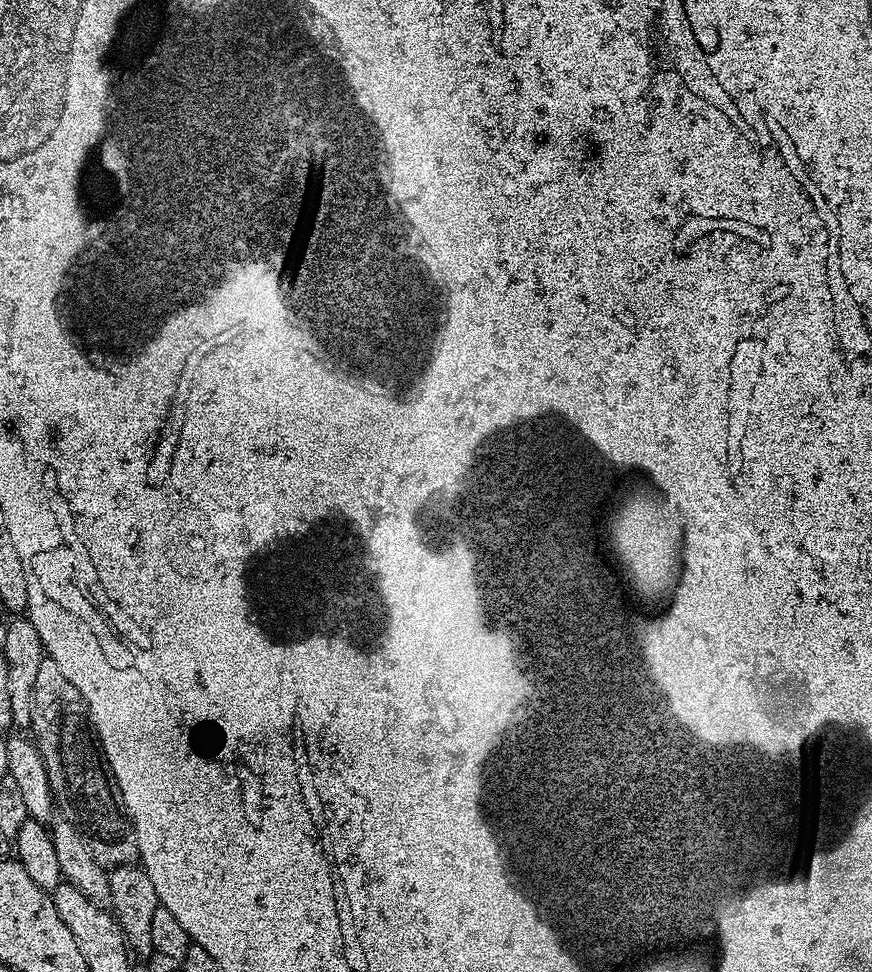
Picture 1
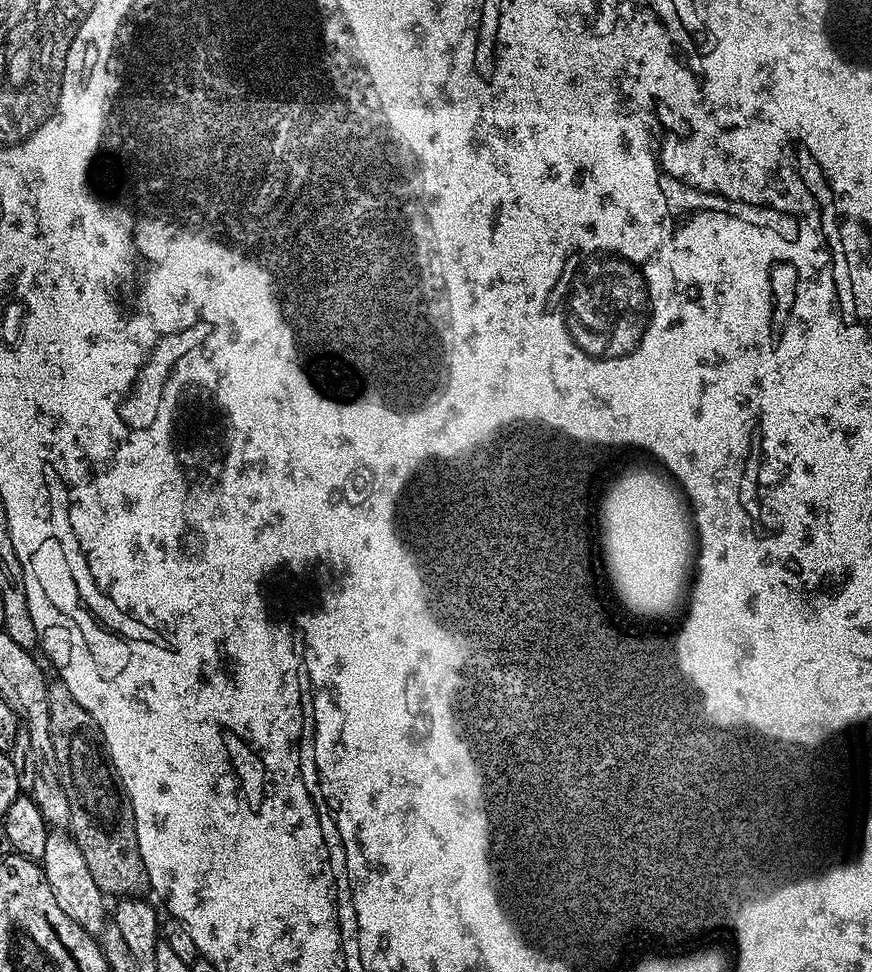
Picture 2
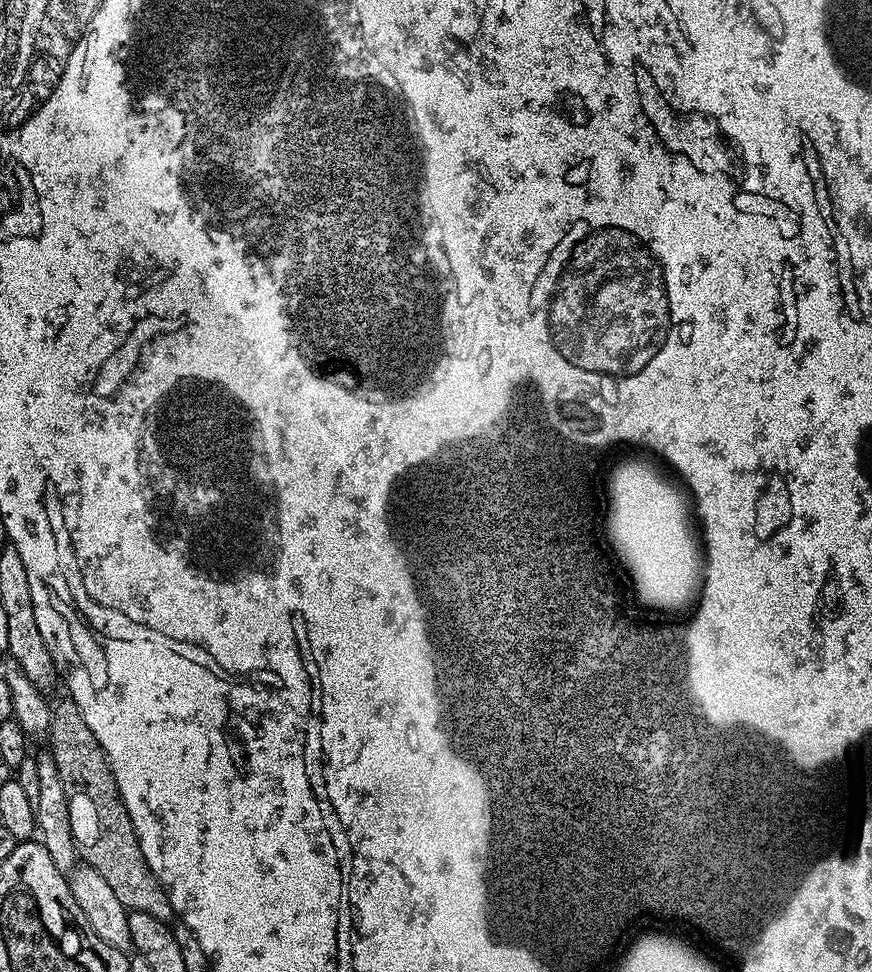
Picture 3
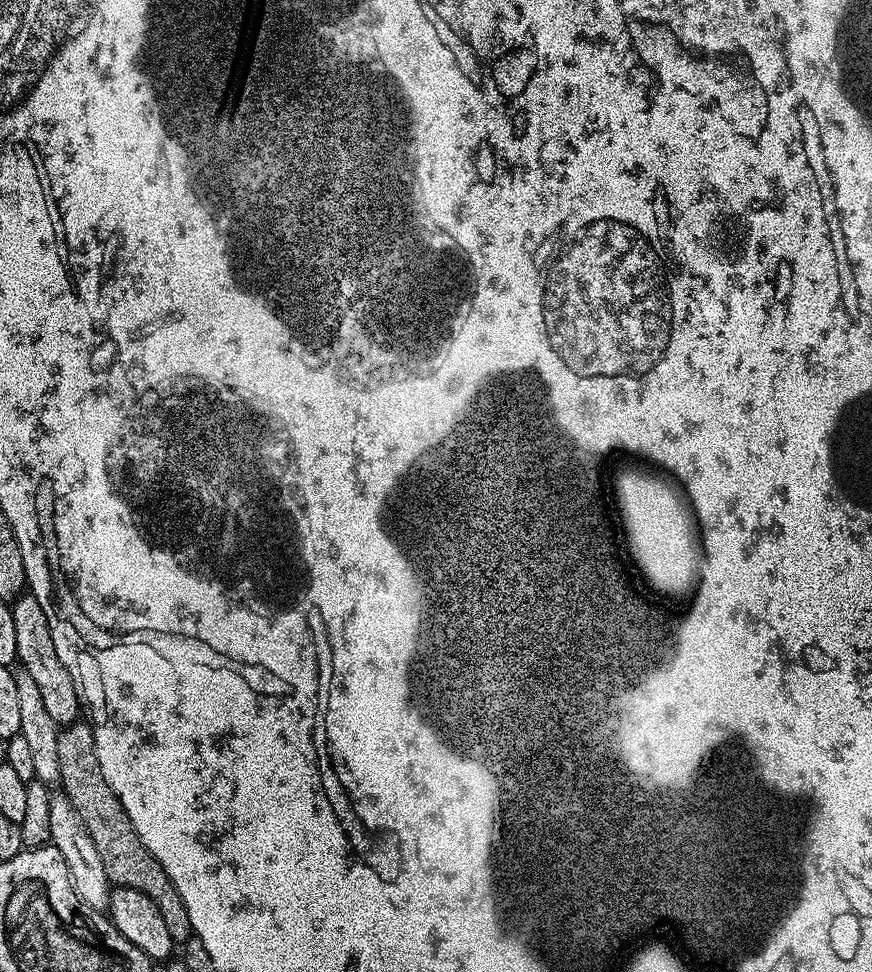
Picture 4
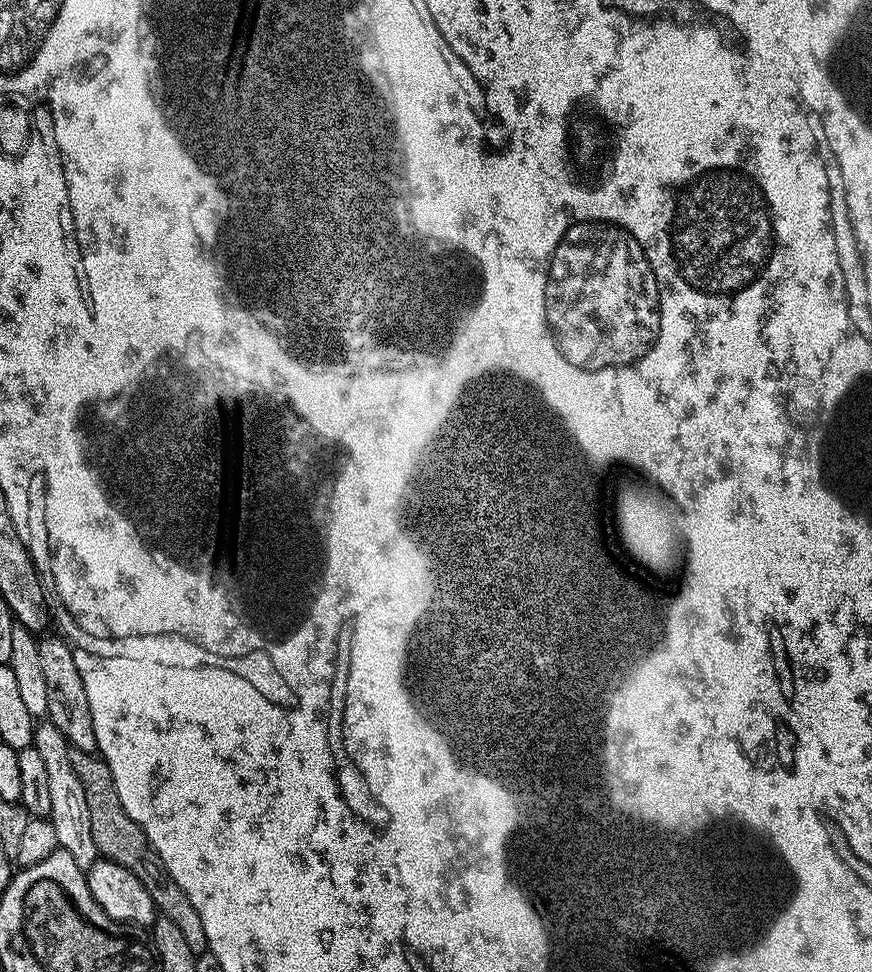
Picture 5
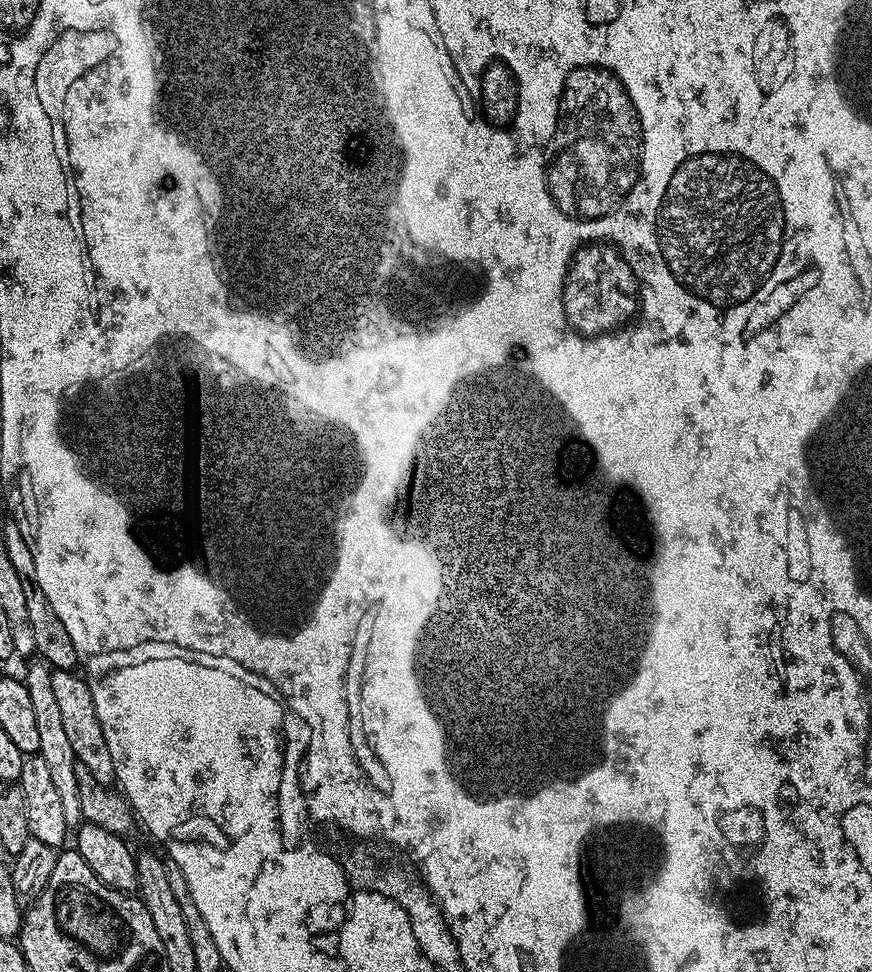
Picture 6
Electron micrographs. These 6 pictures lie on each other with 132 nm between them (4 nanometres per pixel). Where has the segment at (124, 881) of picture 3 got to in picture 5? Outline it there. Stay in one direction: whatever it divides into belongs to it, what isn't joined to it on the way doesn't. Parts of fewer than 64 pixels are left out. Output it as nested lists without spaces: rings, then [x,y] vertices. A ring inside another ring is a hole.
[[[72,750],[69,754],[70,763],[74,768],[78,779],[82,782],[84,793],[86,793],[87,808],[90,810],[91,833],[94,838],[94,846],[99,855],[106,860],[118,862],[118,866],[126,866],[142,886],[150,894],[150,898],[156,903],[156,911],[159,915],[168,916],[174,926],[178,926],[179,932],[186,938],[190,950],[194,953],[201,953],[208,947],[206,930],[202,930],[202,918],[198,918],[198,910],[194,910],[190,898],[170,878],[166,866],[158,858],[153,850],[152,844],[146,838],[142,826],[122,810],[122,802],[118,799],[118,790],[114,790],[114,774],[110,774],[110,766],[105,762],[103,756],[96,752],[77,752]]]

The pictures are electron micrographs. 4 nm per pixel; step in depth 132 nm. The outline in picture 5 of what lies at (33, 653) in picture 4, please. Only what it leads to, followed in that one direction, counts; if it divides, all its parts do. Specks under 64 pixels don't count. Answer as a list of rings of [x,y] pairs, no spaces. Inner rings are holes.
[[[59,634],[47,636],[39,641],[38,646],[40,665],[46,677],[47,719],[62,732],[66,742],[75,751],[96,752],[94,718],[90,718],[90,702],[86,698],[86,686],[82,686],[82,674],[78,674],[77,653],[63,636]]]

